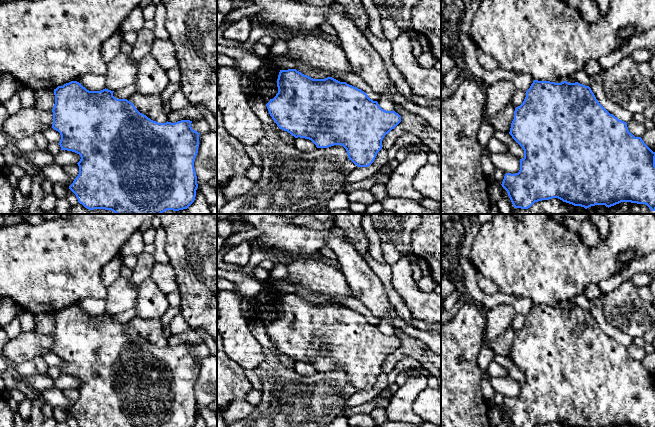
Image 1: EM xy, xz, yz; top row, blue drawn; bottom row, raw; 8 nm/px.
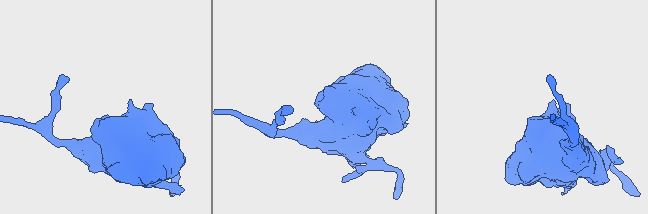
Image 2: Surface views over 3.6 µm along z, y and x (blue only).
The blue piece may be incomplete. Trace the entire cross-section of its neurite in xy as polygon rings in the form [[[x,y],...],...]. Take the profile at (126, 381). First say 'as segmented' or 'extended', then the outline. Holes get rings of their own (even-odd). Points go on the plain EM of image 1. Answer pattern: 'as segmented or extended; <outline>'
as segmented; [[[71,305],[54,313],[55,328],[52,333],[52,352],[61,359],[59,369],[61,374],[72,375],[80,379],[81,383],[77,387],[79,398],[74,403],[69,413],[76,419],[79,427],[193,427],[198,412],[197,400],[194,392],[194,385],[198,377],[199,358],[191,351],[192,345],[181,344],[175,347],[158,347],[151,344],[146,339],[140,337],[134,328],[127,323],[117,323],[113,316],[108,313],[101,315],[89,315],[77,305]]]

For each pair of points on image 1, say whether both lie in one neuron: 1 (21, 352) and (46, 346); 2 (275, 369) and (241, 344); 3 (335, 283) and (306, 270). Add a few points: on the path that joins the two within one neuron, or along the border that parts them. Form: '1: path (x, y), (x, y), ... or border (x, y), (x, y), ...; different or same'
1: path (27, 346), (40, 346); same
2: border (264, 349), (262, 361), (255, 372); different
3: path (328, 280), (313, 274); same

